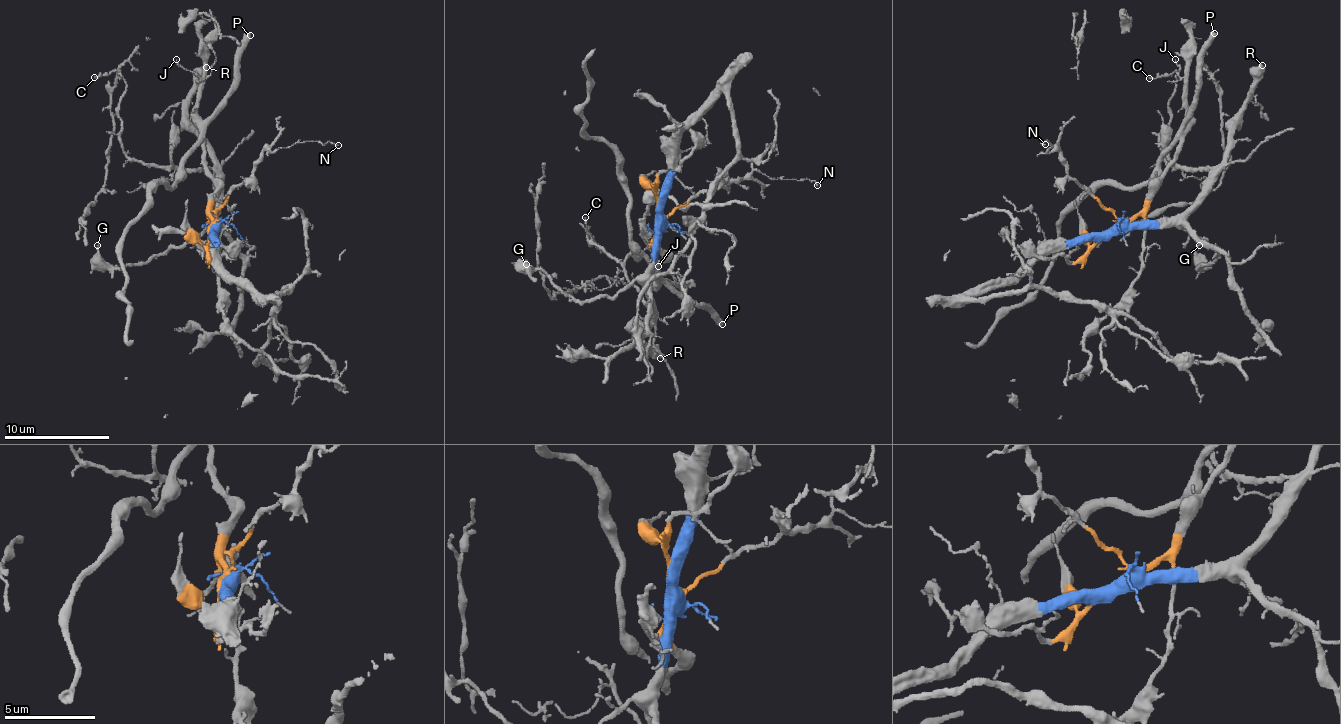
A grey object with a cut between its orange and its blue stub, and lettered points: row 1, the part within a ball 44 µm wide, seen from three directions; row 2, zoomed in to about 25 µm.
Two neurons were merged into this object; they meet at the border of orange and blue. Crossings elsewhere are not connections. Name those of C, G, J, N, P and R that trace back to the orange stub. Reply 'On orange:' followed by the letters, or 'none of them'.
On orange: J, N, P

